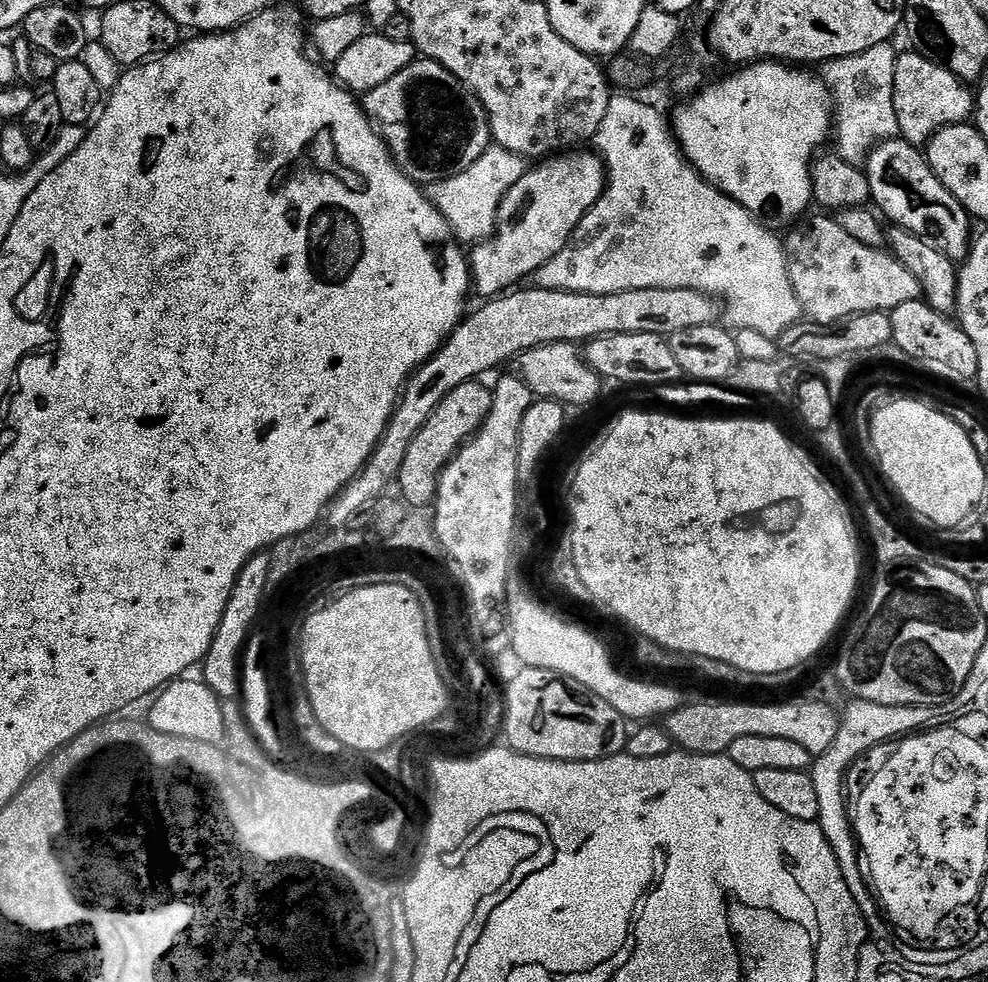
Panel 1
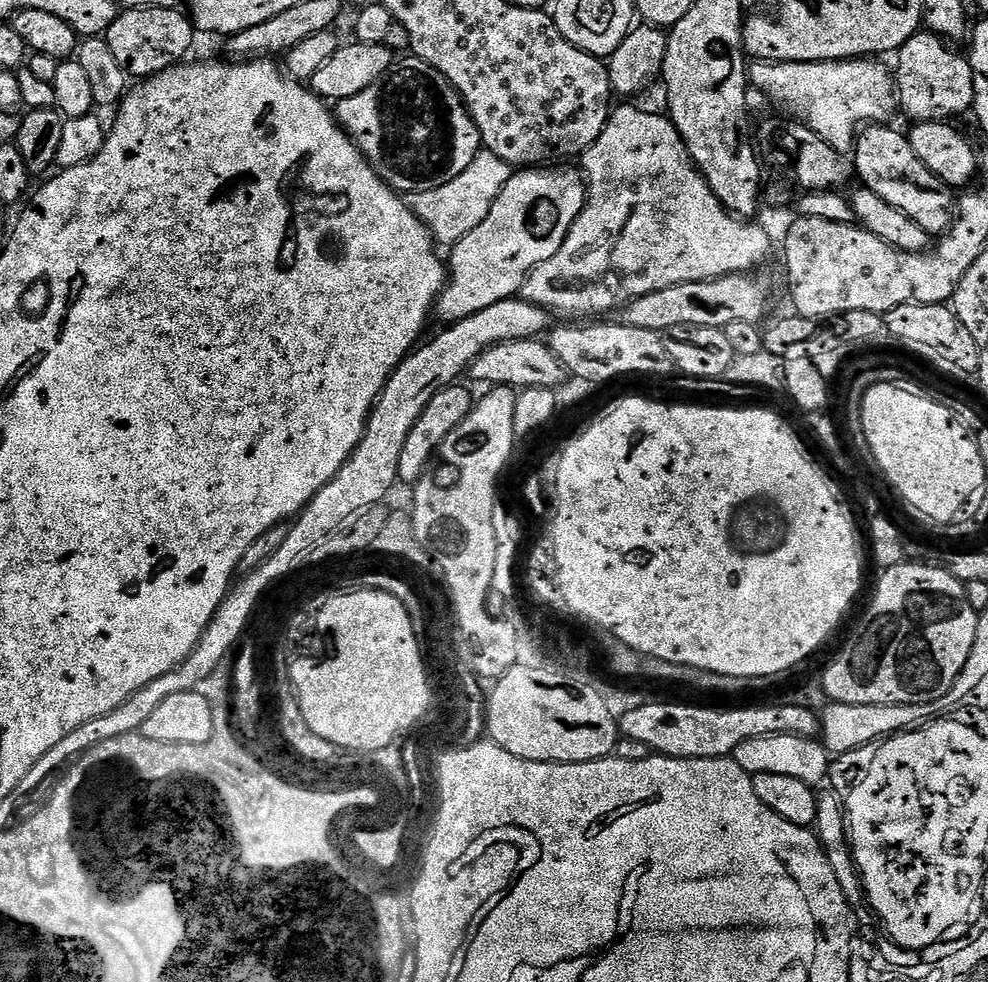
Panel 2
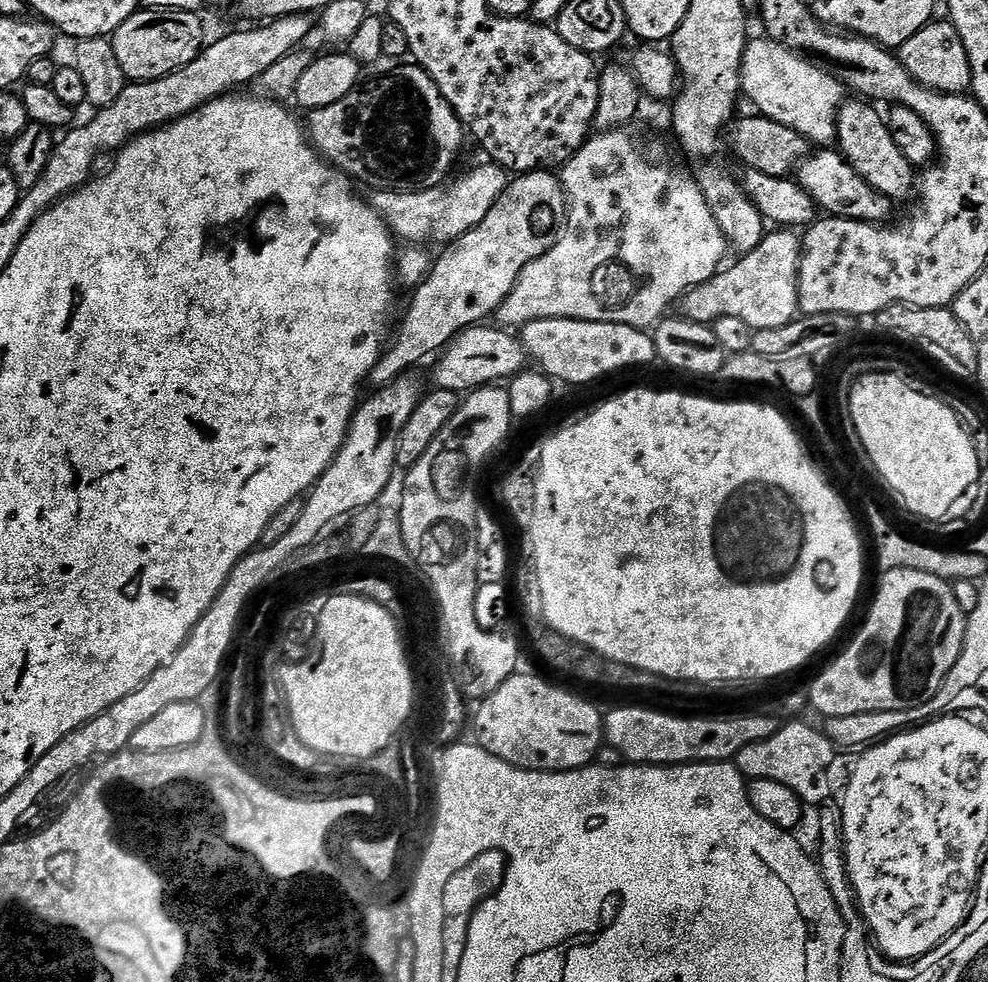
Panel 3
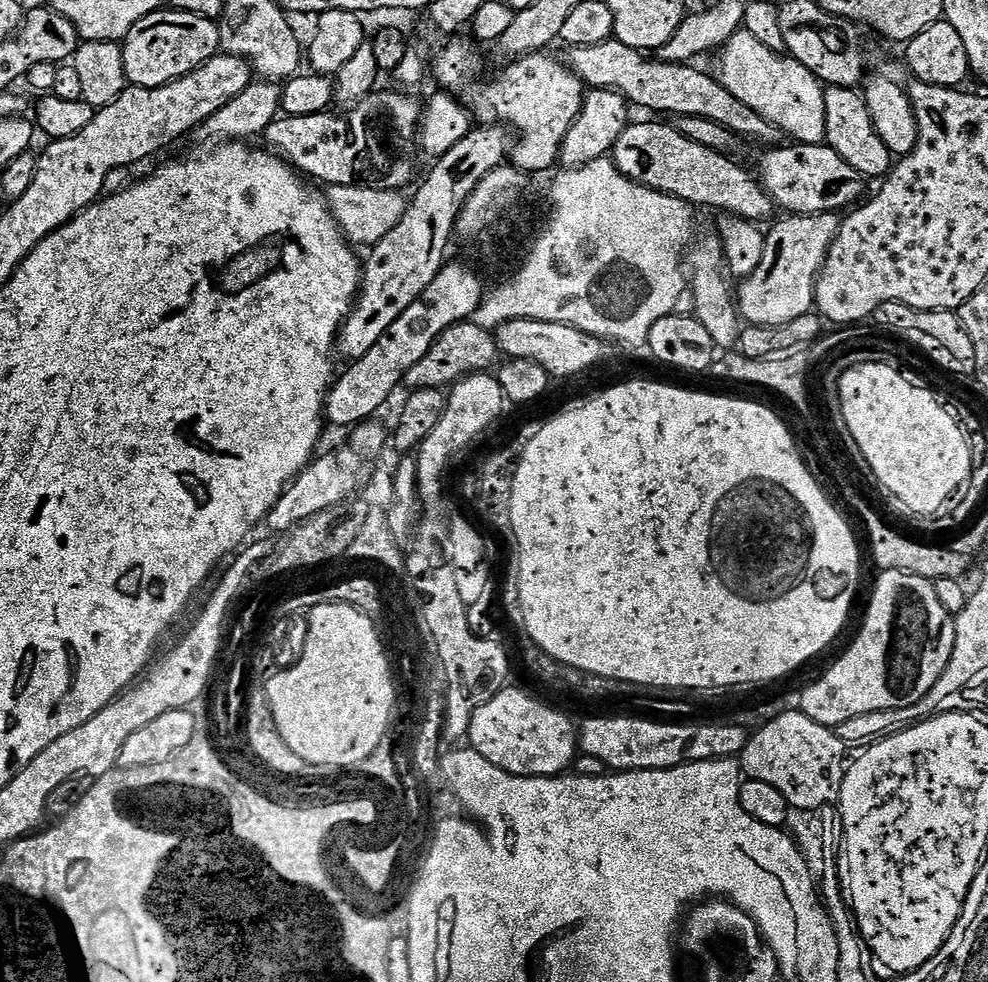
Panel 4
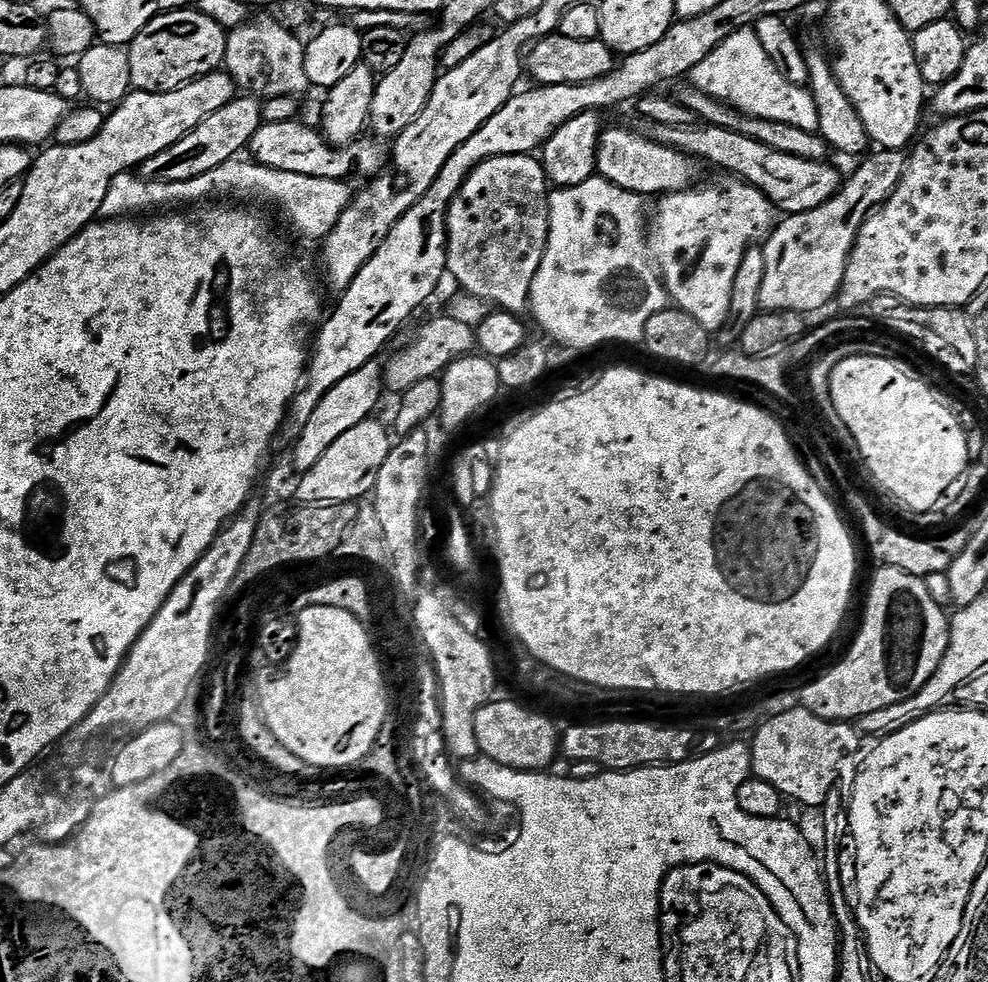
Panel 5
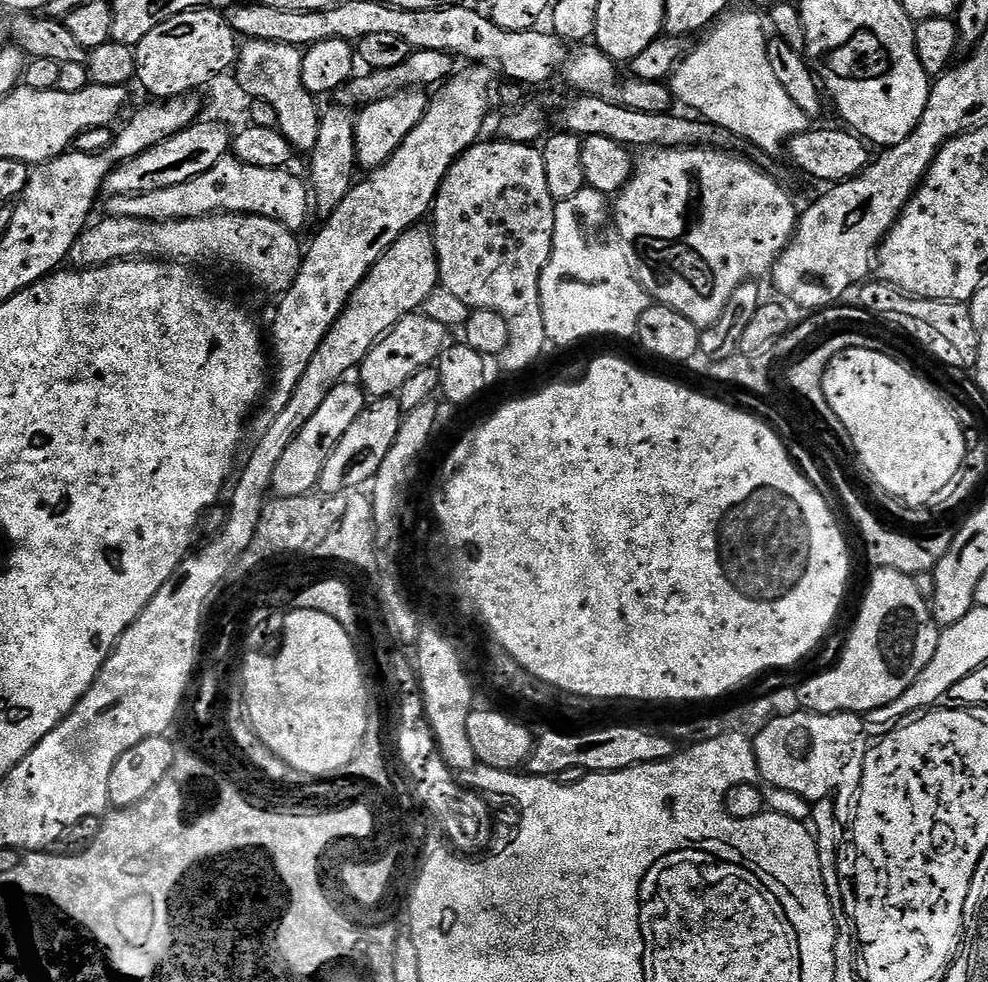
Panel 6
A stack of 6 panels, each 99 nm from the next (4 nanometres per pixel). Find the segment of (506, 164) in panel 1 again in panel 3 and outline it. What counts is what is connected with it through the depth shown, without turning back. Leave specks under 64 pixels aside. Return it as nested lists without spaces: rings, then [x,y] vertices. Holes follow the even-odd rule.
[[[483,163],[470,169],[461,180],[453,179],[443,190],[431,188],[425,192],[373,191],[370,203],[384,219],[393,237],[400,239],[401,236],[408,240],[404,242],[437,240],[440,246],[447,246],[474,226],[478,226],[478,222],[482,222],[482,218],[490,214],[490,206],[494,206],[494,202],[498,202],[500,195],[508,189],[509,173],[498,164]]]

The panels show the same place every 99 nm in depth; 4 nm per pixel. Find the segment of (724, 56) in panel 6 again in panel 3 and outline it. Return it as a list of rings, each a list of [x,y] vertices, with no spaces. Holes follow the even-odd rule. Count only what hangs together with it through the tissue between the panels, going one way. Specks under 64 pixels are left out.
[[[749,39],[740,71],[740,87],[743,95],[745,97],[748,95],[749,102],[756,107],[753,109],[759,115],[770,118],[774,122],[782,122],[786,126],[790,126],[790,130],[798,130],[798,134],[807,138],[809,145],[832,146],[837,143],[836,119],[840,113],[840,107],[846,102],[846,89],[839,80],[818,70],[818,66],[814,66],[811,60],[782,47],[773,40]]]

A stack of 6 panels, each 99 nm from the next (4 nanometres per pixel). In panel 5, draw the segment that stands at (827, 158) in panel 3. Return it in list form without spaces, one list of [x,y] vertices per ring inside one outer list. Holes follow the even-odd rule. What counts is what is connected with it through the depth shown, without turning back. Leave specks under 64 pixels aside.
[[[649,123],[647,127],[646,134],[654,142],[677,148],[705,165],[708,163],[716,168],[725,168],[728,171],[725,173],[746,184],[753,184],[770,201],[773,209],[780,211],[781,208],[781,213],[789,216],[822,206],[822,202],[834,198],[842,183],[842,175],[832,162],[778,154],[778,150],[770,150],[770,146],[762,146],[762,142],[754,142],[754,138],[746,138],[746,134],[731,132],[729,128],[713,124],[662,126],[654,123]]]

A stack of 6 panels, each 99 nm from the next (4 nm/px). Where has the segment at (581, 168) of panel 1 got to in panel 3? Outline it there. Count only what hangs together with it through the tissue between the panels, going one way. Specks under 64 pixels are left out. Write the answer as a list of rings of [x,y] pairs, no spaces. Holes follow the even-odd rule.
[[[555,171],[517,175],[498,202],[490,206],[490,214],[486,214],[478,226],[447,245],[437,260],[435,257],[428,279],[411,293],[412,305],[401,320],[399,317],[390,347],[374,366],[371,383],[374,382],[376,388],[393,384],[407,373],[404,372],[407,368],[447,348],[457,334],[487,321],[484,319],[491,312],[492,315],[499,313],[505,298],[520,283],[522,270],[555,246],[567,221],[568,195]]]

